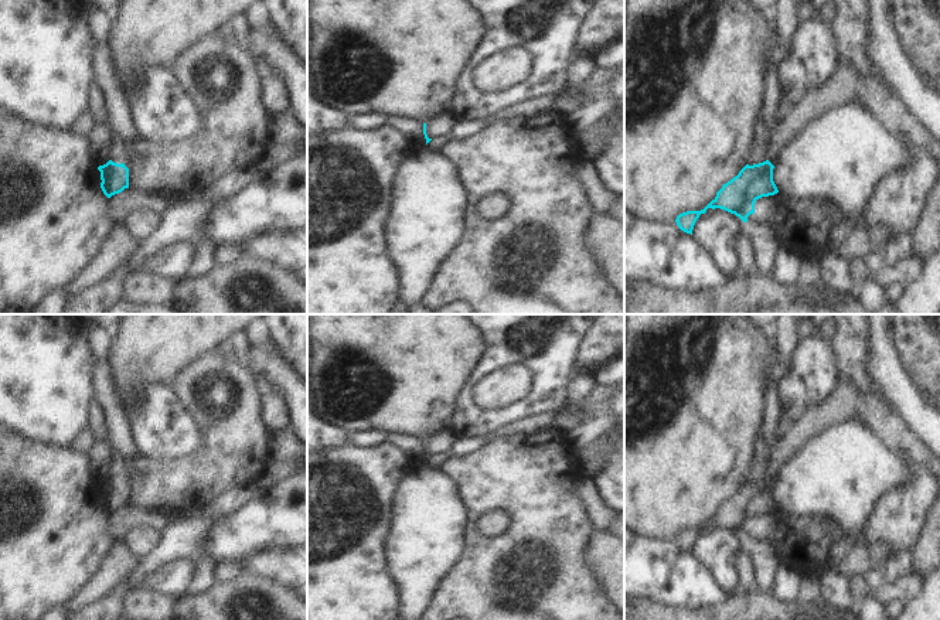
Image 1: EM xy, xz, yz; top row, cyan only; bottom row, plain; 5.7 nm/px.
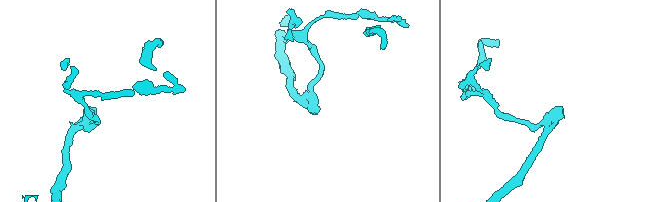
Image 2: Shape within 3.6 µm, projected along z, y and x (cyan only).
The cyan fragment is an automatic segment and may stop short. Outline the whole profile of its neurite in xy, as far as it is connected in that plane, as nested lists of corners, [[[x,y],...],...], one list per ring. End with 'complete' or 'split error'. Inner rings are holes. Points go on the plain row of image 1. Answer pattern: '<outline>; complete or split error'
[[[118,454],[110,460],[110,477],[98,484],[102,497],[101,505],[108,515],[129,505],[129,486],[123,481],[125,477],[125,460]]]; split error

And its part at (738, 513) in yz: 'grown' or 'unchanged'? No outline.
grown

